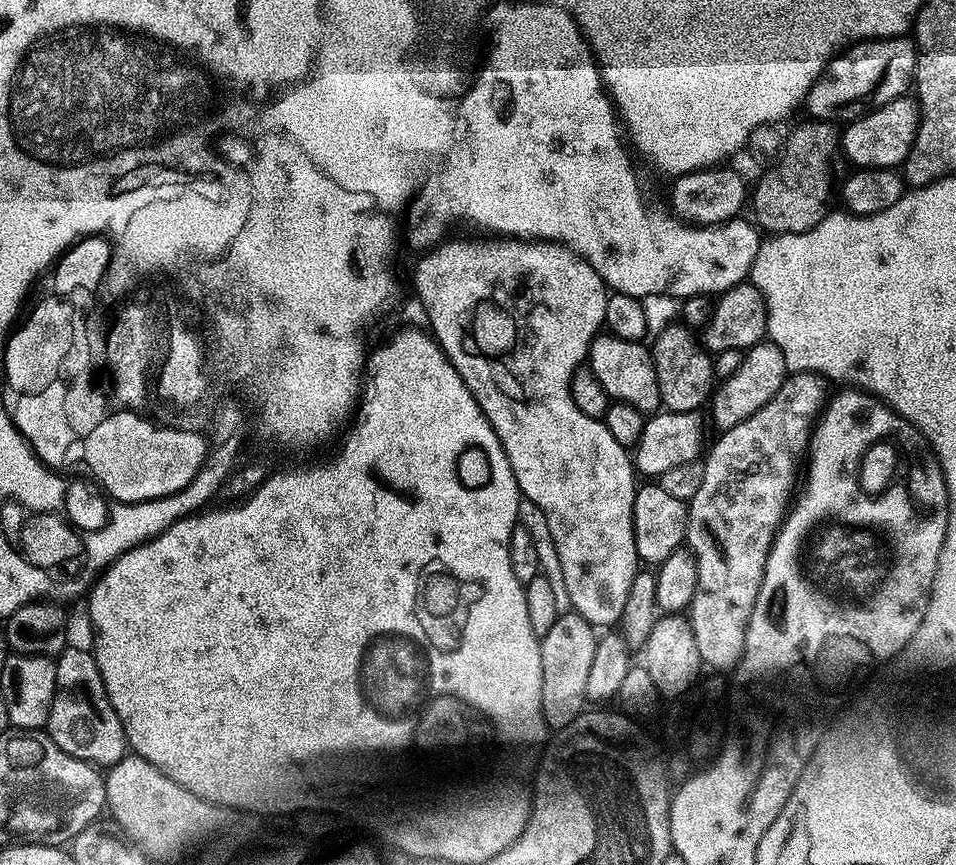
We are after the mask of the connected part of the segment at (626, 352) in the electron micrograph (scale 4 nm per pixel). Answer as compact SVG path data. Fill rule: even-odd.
M611 334L597 335L588 348L587 367L598 374L598 380L606 390L606 394L622 404L634 406L645 414L661 411L660 391L658 390L658 374L652 361L652 353L639 340L627 340Z

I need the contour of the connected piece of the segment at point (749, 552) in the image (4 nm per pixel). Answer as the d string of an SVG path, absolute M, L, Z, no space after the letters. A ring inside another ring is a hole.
M791 373L765 405L733 428L723 429L716 445L707 449L708 460L703 461L702 486L698 486L698 494L694 494L688 504L686 542L696 555L697 588L686 615L694 630L694 642L698 646L701 661L707 667L709 664L712 670L732 670L740 663L746 626L758 598L772 542L793 503L797 491L796 475L799 472L801 475L802 461L809 451L814 425L824 410L824 384L825 377L820 374Z

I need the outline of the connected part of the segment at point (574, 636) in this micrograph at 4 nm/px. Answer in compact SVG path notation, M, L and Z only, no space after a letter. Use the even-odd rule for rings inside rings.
M575 610L567 611L568 612L561 611L559 615L557 615L556 621L550 626L550 630L542 637L540 642L540 653L542 654L542 702L544 703L544 715L549 721L560 720L559 722L567 722L572 719L574 713L581 707L579 704L582 702L585 703L586 697L584 691L586 690L586 677L590 674L590 661L594 658L594 646L598 639L598 632L593 624L587 621L586 618L580 616Z

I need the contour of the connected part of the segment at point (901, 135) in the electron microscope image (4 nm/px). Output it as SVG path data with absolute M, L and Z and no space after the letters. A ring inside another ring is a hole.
M905 94L878 106L864 116L858 116L843 129L840 147L843 155L857 169L896 168L903 165L904 159L914 146L914 138L920 125L920 106L911 95Z

